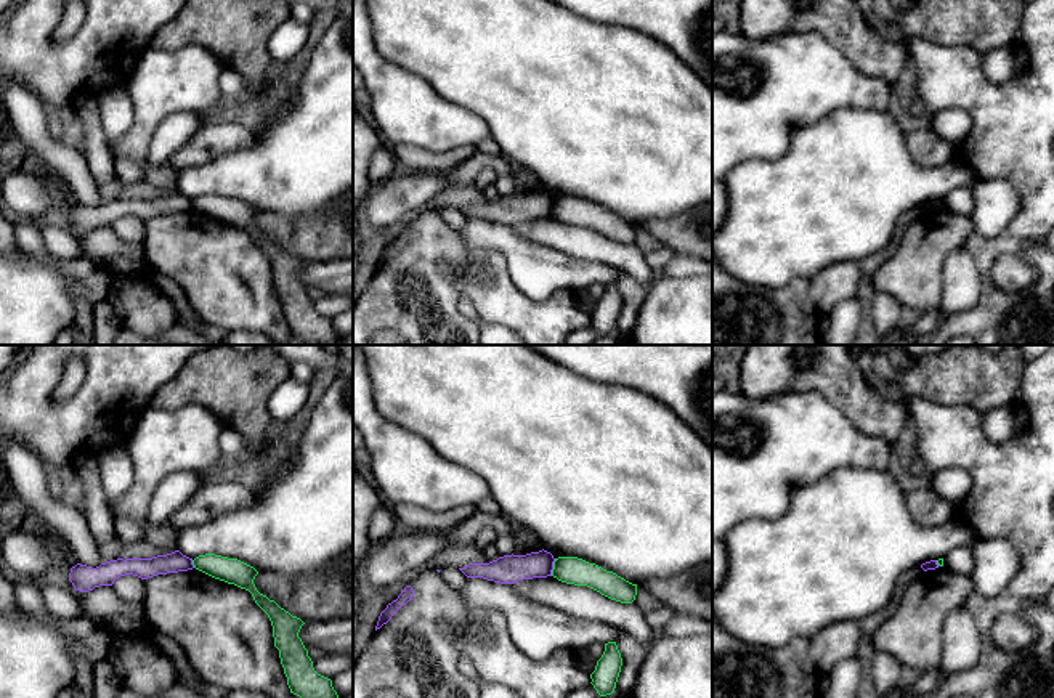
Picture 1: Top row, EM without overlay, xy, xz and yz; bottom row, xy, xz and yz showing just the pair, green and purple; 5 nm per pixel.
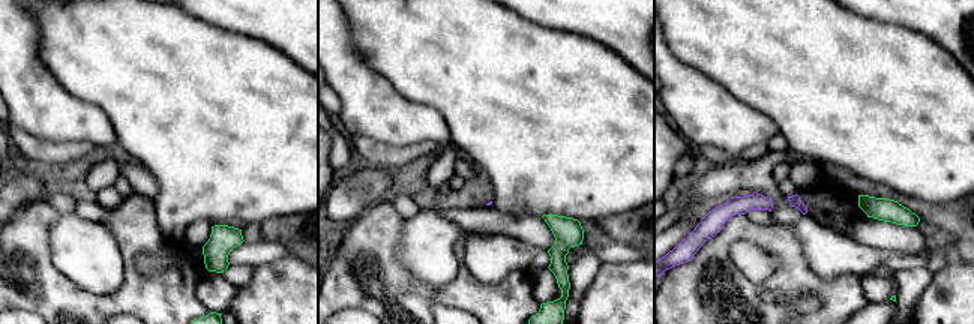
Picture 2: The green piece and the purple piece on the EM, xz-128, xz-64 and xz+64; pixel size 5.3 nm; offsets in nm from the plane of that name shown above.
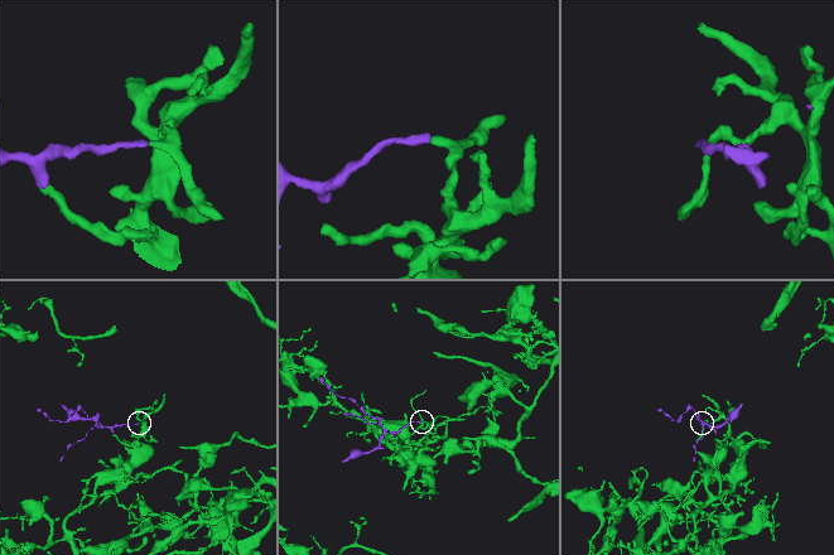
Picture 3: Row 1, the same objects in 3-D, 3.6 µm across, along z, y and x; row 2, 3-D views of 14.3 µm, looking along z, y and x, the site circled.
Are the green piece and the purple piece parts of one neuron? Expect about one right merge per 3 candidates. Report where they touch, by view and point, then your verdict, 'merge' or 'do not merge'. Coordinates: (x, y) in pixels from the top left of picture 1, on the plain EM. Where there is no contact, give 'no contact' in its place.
xz (554, 207) | do not merge

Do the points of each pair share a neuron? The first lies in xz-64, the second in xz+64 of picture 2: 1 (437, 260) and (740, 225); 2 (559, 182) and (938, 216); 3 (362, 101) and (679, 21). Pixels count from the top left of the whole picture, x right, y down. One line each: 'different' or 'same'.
1: different
2: different
3: different

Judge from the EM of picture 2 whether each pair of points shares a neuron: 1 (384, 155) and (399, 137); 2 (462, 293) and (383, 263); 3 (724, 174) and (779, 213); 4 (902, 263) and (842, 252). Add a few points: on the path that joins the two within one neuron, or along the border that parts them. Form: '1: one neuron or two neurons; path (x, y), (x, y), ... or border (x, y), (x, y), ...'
1: two neurons; border (359, 134), (396, 146), (426, 141)
2: one neuron; path (443, 294), (414, 294), (402, 282)
3: one neuron; path (740, 176), (755, 176), (776, 197)
4: one neuron; path (887, 258), (857, 258)

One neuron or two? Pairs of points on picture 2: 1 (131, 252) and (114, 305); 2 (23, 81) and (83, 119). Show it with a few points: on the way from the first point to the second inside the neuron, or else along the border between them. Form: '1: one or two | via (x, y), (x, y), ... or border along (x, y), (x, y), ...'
1: one | via (131, 266), (131, 288), (128, 291)
2: one | via (38, 96), (57, 116), (68, 119)

